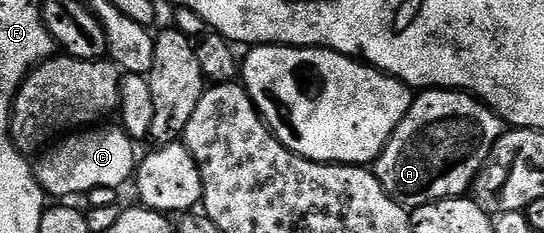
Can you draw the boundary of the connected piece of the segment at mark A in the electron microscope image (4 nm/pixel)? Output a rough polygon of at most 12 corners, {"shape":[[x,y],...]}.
{"shape":[[426,89],[374,162],[411,211],[465,196],[506,122]]}

